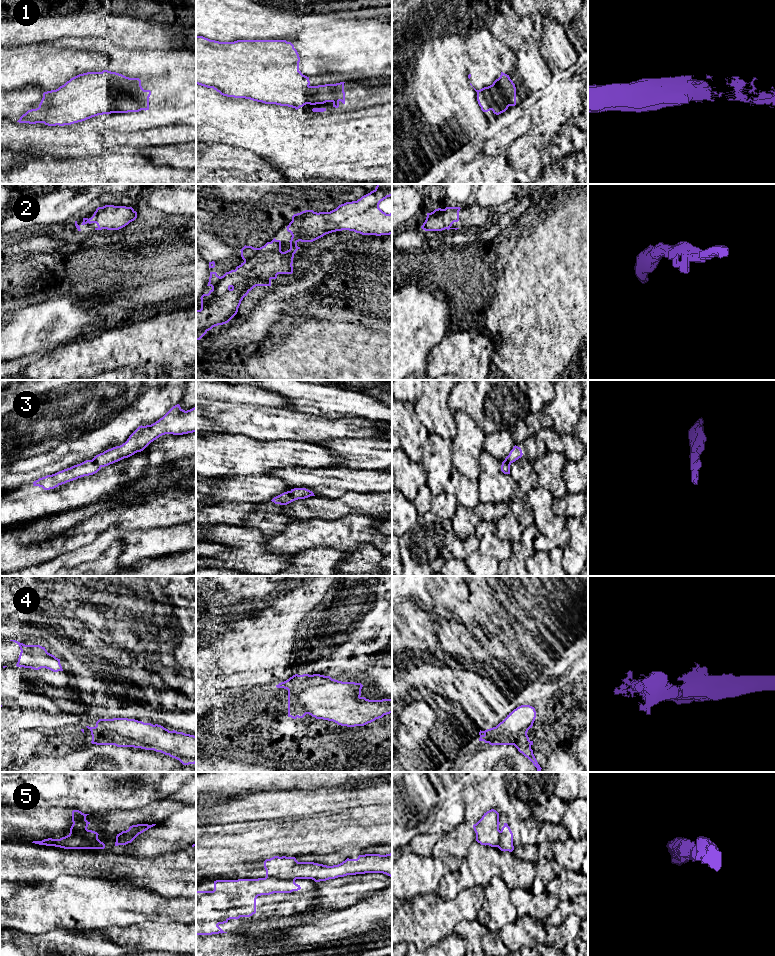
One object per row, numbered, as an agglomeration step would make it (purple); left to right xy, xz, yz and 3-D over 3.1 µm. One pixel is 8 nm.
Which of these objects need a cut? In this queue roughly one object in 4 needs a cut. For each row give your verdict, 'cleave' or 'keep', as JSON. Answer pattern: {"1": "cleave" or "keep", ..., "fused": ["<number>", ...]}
{"1": "keep", "2": "keep", "3": "keep", "4": "keep", "5": "cleave", "fused": ["5"]}

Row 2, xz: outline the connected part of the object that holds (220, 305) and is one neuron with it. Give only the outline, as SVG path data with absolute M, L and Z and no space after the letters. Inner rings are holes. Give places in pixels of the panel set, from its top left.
M377 184L376 188L370 193L362 196L357 201L346 202L339 205L336 209L330 212L314 212L313 210L305 210L292 216L292 221L286 227L287 231L291 233L290 249L282 252L281 241L275 238L271 242L267 242L260 248L252 246L244 246L241 251L241 257L244 260L235 270L226 272L223 276L218 276L216 272L210 272L209 282L207 286L212 289L208 294L201 296L201 309L196 310L196 340L200 340L209 330L218 325L228 323L238 312L241 301L247 294L256 286L271 286L271 280L276 279L278 274L292 274L293 273L293 258L294 254L300 247L297 246L301 242L313 242L326 234L349 230L362 235L390 235L392 234L392 213L386 214L379 208L381 201L387 197L392 196L392 184Z

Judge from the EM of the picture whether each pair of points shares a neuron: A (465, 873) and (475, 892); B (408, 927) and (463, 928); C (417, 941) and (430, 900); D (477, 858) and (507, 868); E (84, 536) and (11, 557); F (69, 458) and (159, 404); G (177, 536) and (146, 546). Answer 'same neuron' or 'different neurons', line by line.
A: same neuron
B: different neurons
C: same neuron
D: same neuron
E: same neuron
F: same neuron
G: same neuron

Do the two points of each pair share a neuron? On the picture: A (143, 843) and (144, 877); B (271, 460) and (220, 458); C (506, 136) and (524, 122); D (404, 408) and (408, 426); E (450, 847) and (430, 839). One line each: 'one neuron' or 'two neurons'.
A: two neurons
B: one neuron
C: one neuron
D: one neuron
E: two neurons

